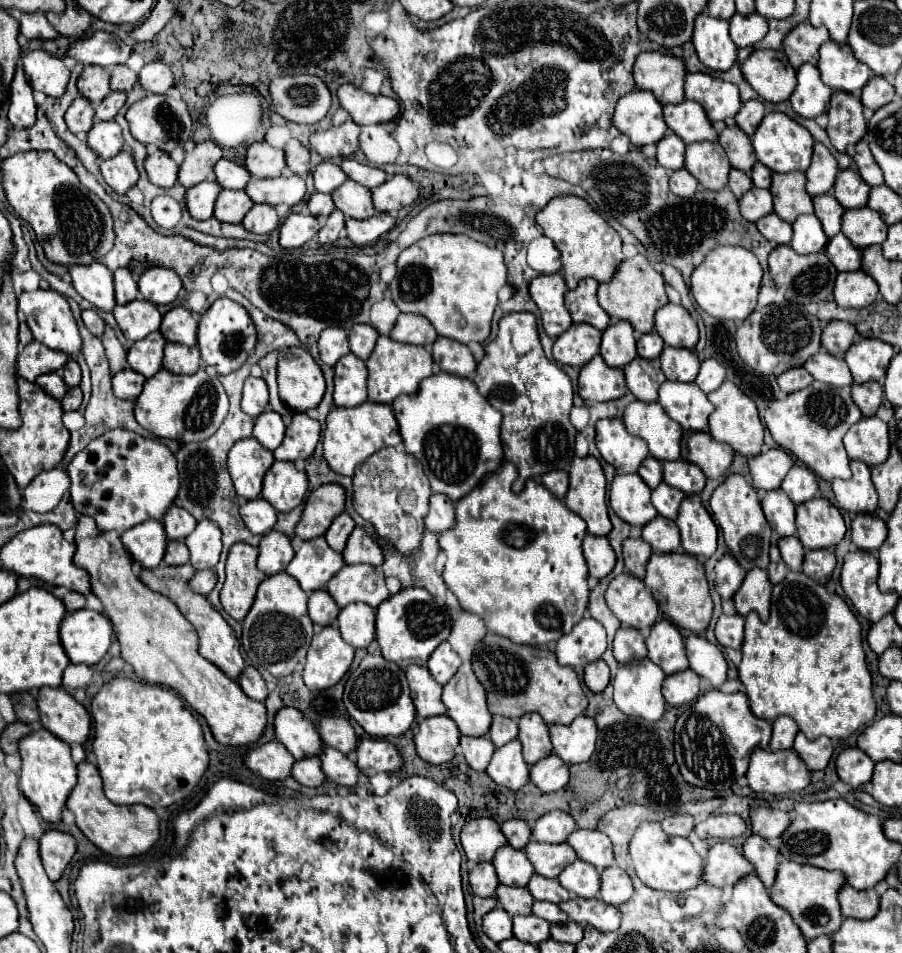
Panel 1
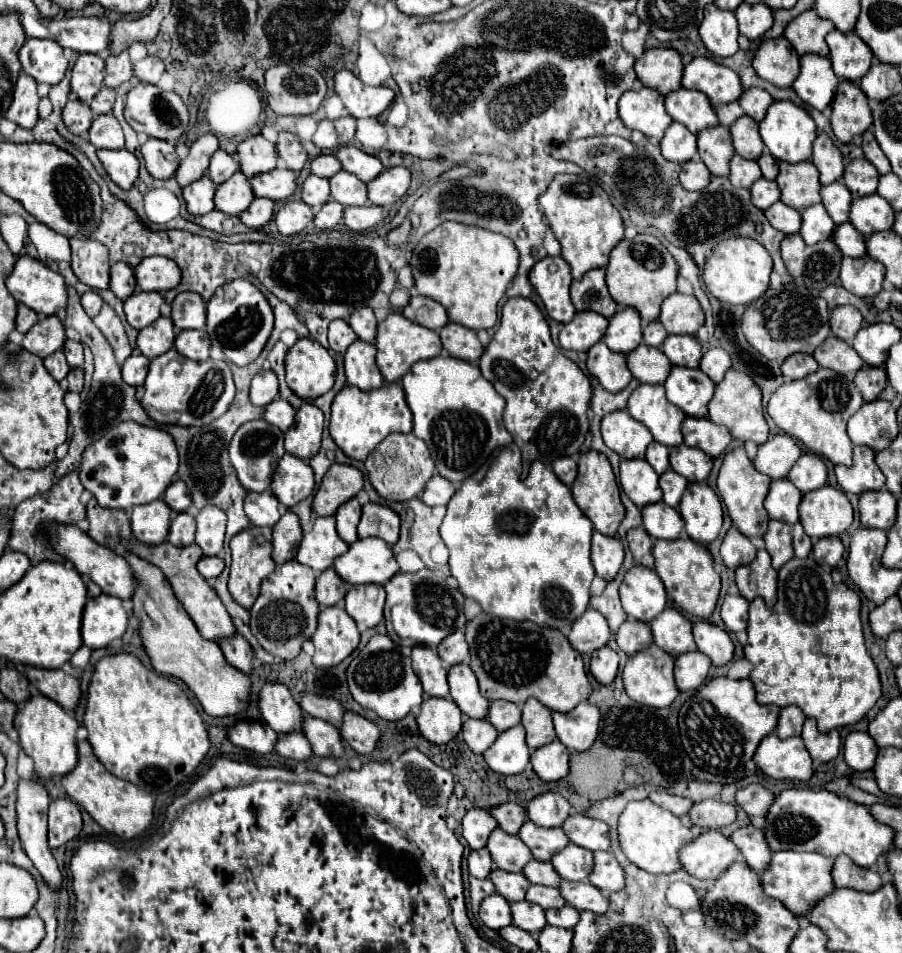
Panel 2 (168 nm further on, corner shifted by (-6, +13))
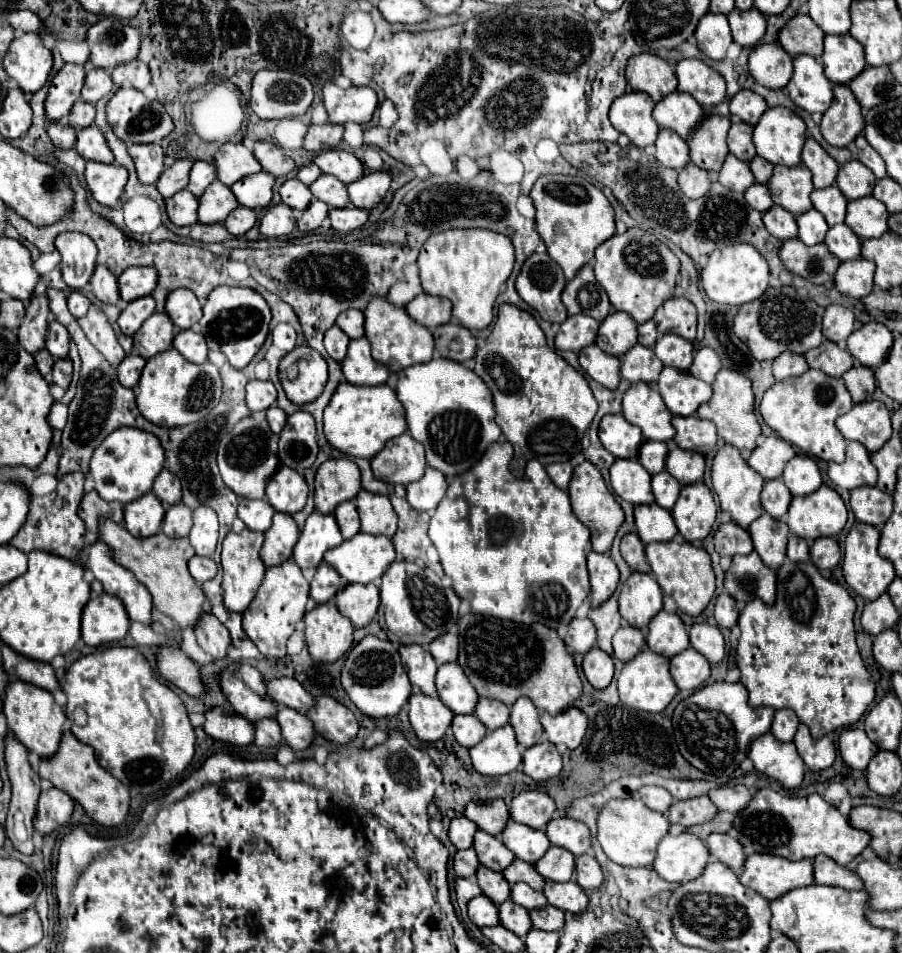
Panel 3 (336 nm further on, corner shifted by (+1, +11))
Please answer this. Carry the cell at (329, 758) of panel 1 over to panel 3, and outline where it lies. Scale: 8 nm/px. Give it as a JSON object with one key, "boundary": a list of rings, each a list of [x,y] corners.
{"boundary":[[[281,707],[277,711],[275,719],[277,719],[277,723],[281,719],[281,735],[291,749],[303,751],[313,743],[315,729],[313,729],[311,721],[307,719],[307,715],[301,715],[299,711],[289,709],[289,707]]]}

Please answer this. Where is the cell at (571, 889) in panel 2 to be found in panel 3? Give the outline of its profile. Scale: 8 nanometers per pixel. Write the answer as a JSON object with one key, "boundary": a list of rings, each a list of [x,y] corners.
{"boundary":[[[545,881],[543,895],[547,897],[547,901],[553,907],[557,907],[561,911],[581,913],[581,909],[587,907],[587,895],[585,895],[585,891],[575,881],[569,881],[569,883]]]}

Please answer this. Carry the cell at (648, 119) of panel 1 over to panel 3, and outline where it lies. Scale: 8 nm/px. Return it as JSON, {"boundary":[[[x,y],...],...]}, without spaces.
{"boundary":[[[627,91],[611,105],[611,123],[619,133],[625,133],[633,145],[647,147],[657,139],[657,123],[651,117],[655,103],[647,93]]]}

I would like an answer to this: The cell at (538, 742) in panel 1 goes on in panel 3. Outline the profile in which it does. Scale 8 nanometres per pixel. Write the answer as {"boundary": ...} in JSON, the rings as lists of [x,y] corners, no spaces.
{"boundary":[[[519,697],[511,707],[509,717],[511,727],[517,733],[517,741],[523,747],[531,747],[543,741],[543,727],[539,723],[539,709],[529,701],[529,697]]]}

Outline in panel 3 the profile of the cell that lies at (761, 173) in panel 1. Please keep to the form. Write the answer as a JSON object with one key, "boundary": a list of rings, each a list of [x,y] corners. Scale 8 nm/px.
{"boundary":[[[755,157],[755,159],[749,163],[749,167],[751,167],[755,179],[757,179],[761,185],[765,185],[765,183],[769,181],[771,173],[773,173],[773,165],[771,165],[769,161],[761,159],[761,157]]]}

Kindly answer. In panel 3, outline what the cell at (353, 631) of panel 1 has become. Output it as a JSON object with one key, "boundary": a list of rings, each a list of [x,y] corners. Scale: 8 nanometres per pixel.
{"boundary":[[[349,583],[345,585],[345,589],[341,589],[341,593],[337,593],[335,601],[337,609],[347,619],[351,619],[355,627],[367,627],[379,607],[379,589],[373,583],[369,585]]]}

